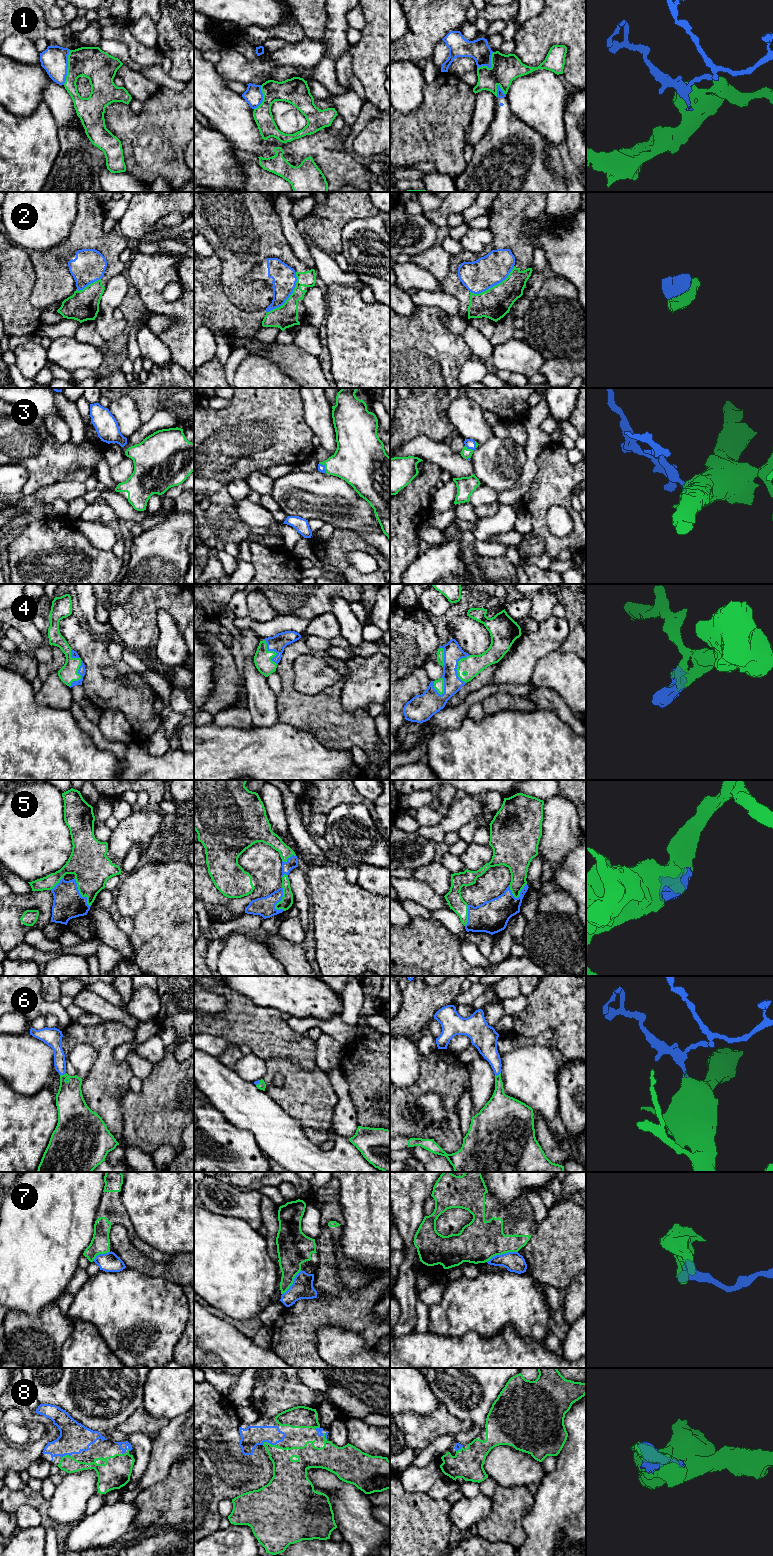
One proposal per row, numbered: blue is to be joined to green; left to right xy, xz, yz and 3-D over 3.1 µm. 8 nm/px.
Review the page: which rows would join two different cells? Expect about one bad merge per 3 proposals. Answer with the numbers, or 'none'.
1, 2, 7

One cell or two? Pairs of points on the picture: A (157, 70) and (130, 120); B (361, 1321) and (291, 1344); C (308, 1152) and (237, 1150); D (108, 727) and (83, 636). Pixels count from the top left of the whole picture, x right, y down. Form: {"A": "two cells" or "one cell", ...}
{"A": "two cells", "B": "one cell", "C": "two cells", "D": "two cells"}

